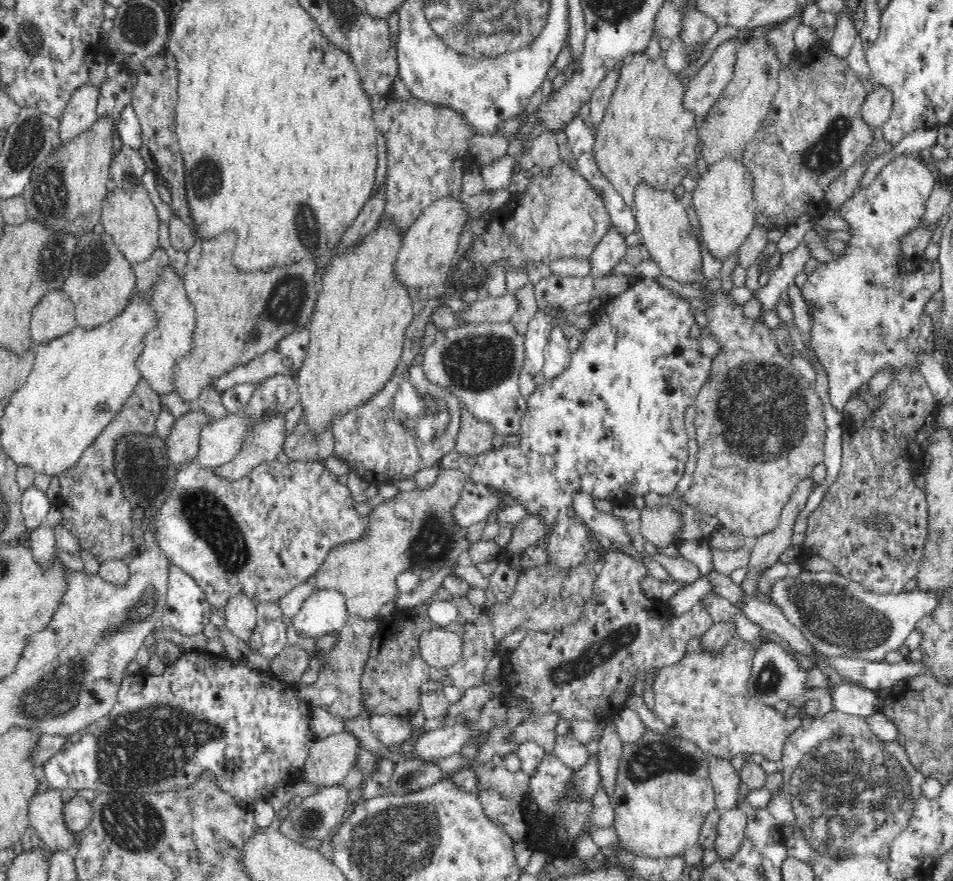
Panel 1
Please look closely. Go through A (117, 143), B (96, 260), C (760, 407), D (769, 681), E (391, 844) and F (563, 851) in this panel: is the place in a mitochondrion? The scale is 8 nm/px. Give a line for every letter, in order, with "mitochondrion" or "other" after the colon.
A: other
B: mitochondrion
C: mitochondrion
D: mitochondrion
E: mitochondrion
F: other

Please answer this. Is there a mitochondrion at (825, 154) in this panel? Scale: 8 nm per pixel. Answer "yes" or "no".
yes

